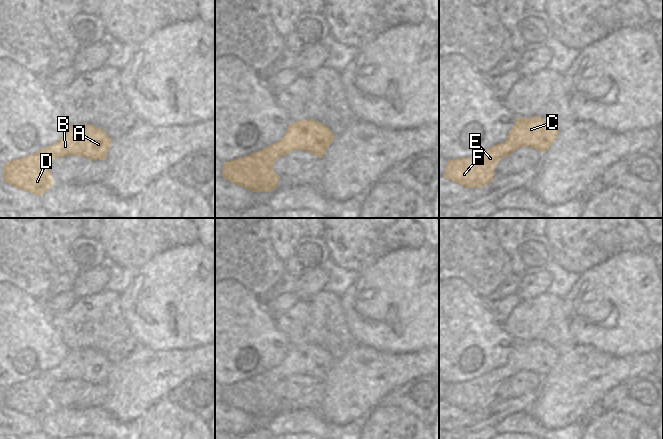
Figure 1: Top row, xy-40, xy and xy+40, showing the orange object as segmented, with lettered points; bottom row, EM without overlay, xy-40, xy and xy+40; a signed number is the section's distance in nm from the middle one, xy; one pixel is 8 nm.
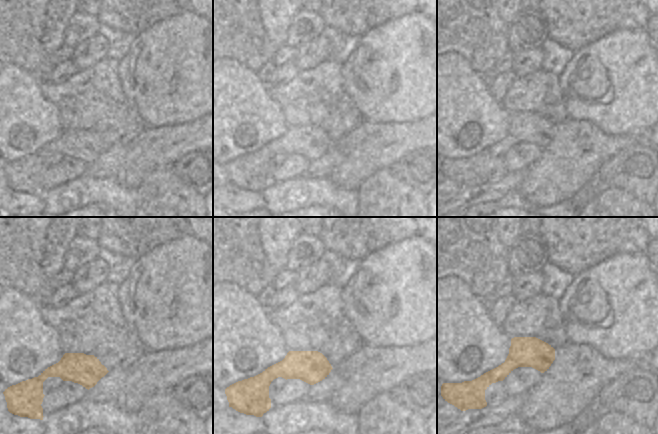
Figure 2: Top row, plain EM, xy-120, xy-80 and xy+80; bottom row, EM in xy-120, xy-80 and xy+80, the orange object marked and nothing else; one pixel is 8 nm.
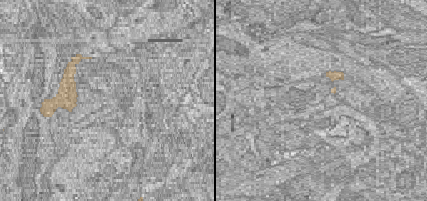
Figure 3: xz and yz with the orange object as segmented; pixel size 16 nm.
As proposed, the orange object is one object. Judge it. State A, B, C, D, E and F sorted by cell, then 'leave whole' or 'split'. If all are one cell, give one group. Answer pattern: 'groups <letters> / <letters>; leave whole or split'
groups A B C D E F; leave whole

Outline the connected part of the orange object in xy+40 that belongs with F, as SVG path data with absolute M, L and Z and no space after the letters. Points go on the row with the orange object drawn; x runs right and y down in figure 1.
M532 116L530 118L515 118L515 123L507 135L507 139L496 144L478 154L468 158L458 158L456 160L447 160L444 177L452 182L456 182L468 188L482 188L493 180L493 171L497 163L509 154L522 148L534 148L540 152L546 152L555 141L559 130L557 127L544 118Z

